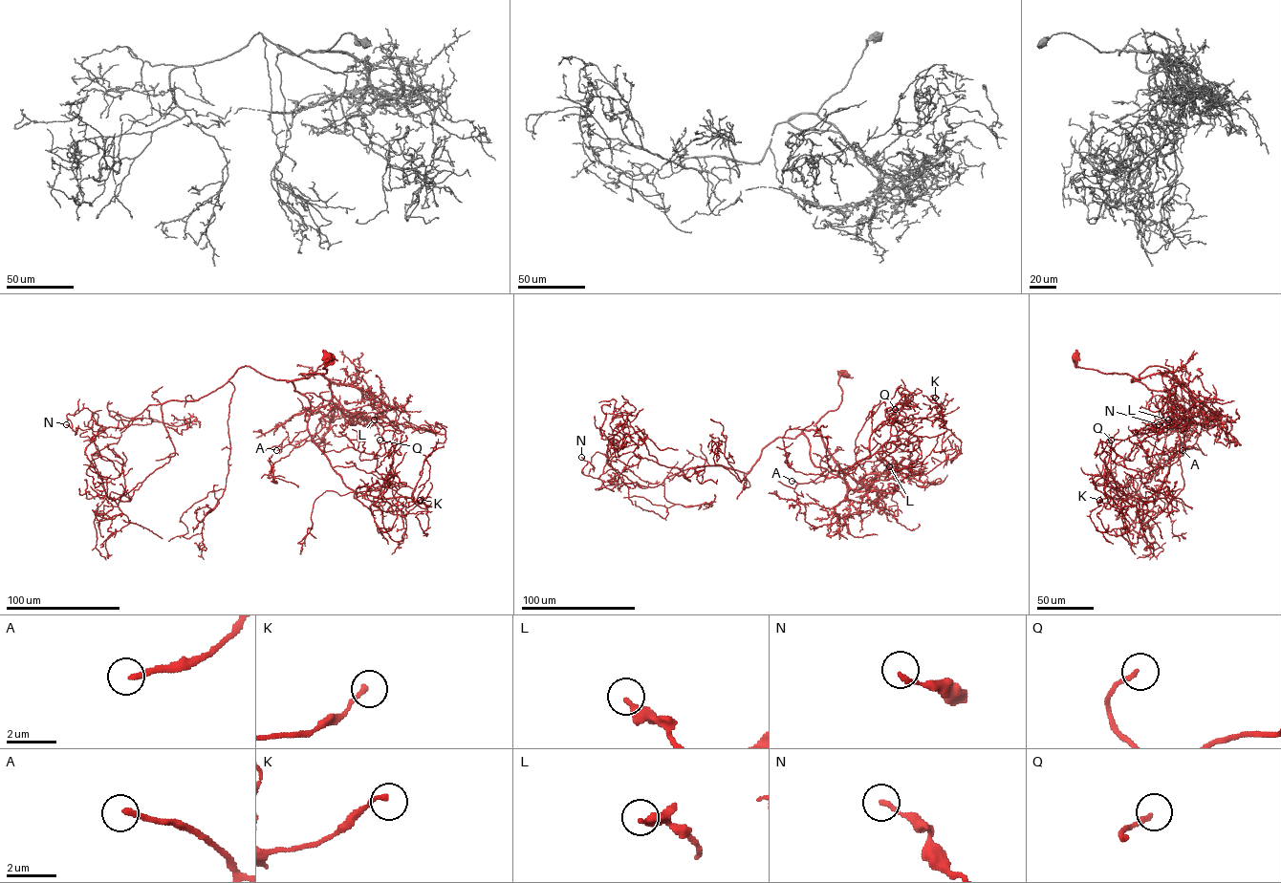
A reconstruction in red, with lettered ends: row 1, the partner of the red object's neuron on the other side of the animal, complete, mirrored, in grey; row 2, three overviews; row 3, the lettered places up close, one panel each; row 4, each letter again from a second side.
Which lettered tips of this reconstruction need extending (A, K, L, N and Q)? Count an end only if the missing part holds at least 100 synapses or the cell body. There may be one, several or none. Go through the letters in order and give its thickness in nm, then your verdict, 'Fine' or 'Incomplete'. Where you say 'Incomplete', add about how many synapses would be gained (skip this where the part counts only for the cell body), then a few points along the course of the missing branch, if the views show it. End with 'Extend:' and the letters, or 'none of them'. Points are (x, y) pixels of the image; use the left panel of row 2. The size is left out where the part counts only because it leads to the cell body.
A: Thickness 200 nm. Incomplete. Roughly 160 synapses. Course of what is missing: (276, 450), (269, 458), (263, 481), (273, 509), (287, 520), (289, 513), (295, 524), (290, 523), (295, 522)
K: Thickness 170 nm. Fine
L: Thickness 320 nm. Fine
N: Thickness 180 nm. Fine
Q: Thickness 180 nm. Fine
Extend: A

